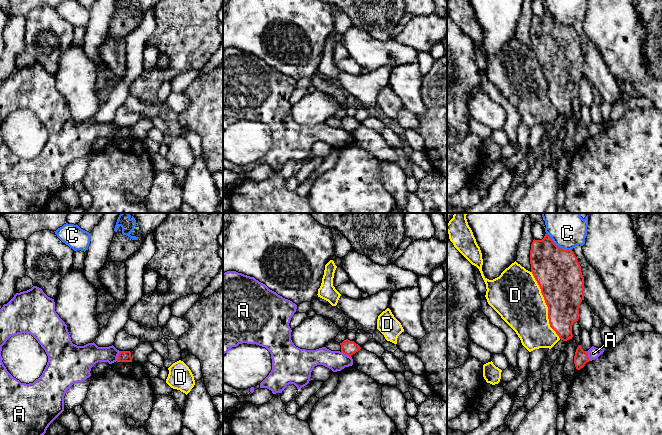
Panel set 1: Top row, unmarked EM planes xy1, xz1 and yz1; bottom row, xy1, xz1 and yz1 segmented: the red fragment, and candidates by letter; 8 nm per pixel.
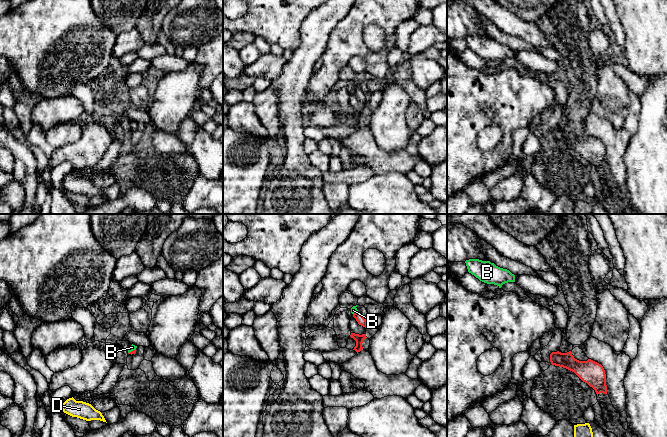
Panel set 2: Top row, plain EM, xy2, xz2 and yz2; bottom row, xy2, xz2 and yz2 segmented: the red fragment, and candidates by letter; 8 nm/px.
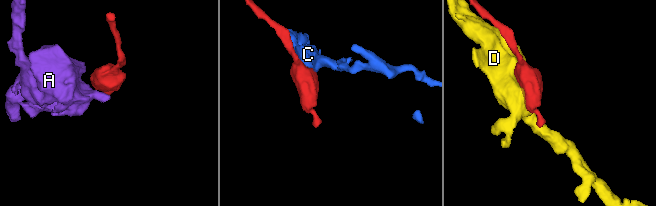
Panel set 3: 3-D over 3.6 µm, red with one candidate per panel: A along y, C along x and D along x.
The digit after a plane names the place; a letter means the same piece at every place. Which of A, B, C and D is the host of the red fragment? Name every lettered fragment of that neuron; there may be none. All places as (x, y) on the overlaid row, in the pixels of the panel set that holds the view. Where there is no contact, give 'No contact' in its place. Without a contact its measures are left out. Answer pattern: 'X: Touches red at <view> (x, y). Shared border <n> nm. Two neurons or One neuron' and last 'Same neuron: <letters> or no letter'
A: Touches red at xy1 (118, 356). Shared border 90 nm. Two neurons
B: Touches red at xy2 (131, 351). Shared border 70 nm. One neuron
C: Touches red at yz1 (557, 246). Shared border 260 nm. Two neurons
D: Touches red at yz1 (546, 304). Shared border 600 nm. Two neurons
Same neuron: B

